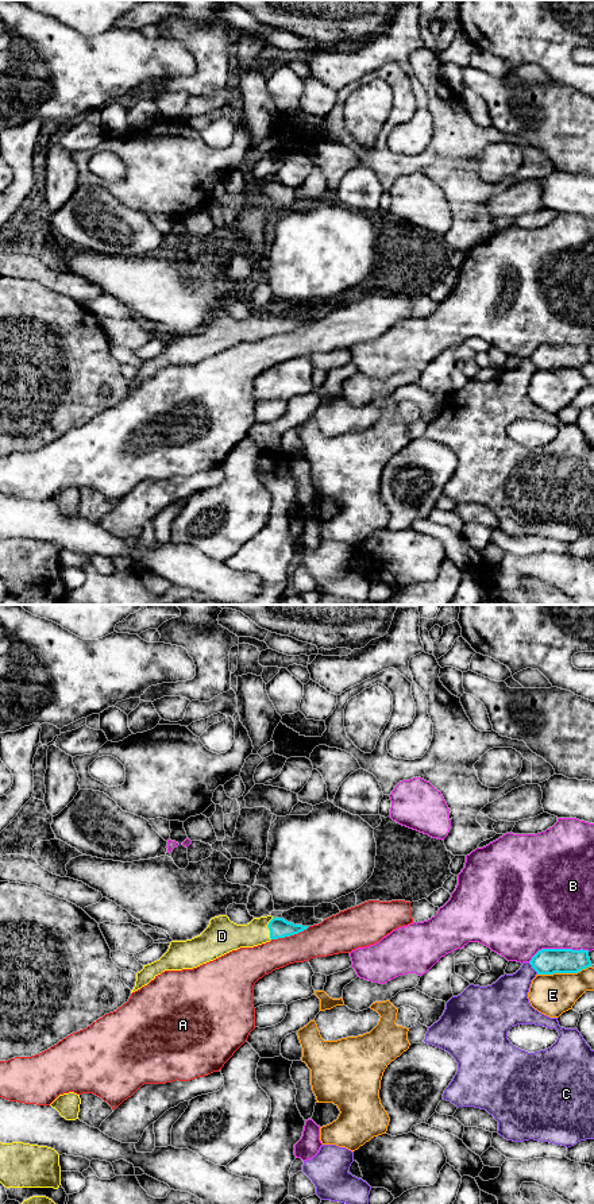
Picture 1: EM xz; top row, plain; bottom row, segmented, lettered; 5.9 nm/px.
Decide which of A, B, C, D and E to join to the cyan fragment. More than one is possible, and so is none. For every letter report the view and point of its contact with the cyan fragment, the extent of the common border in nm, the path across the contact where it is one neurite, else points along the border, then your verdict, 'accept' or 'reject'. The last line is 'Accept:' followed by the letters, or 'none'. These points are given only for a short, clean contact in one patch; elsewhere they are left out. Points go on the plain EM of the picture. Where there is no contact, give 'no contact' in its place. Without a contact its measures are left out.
A: meets cyan in xz at (290, 330); contact 240 nm long; reject
B: meets cyan in xz at (558, 344); contact 380 nm long; reject
C: meets cyan in xz at (532, 362); contact 90 nm long; reject
D: meets cyan in xz at (269, 324); contact 140 nm long; runs through xz (278, 323), (269, 324), (249, 331), (228, 331); accept
E: meets cyan in xz at (563, 367); contact 320 nm long; reject
Accept: D

